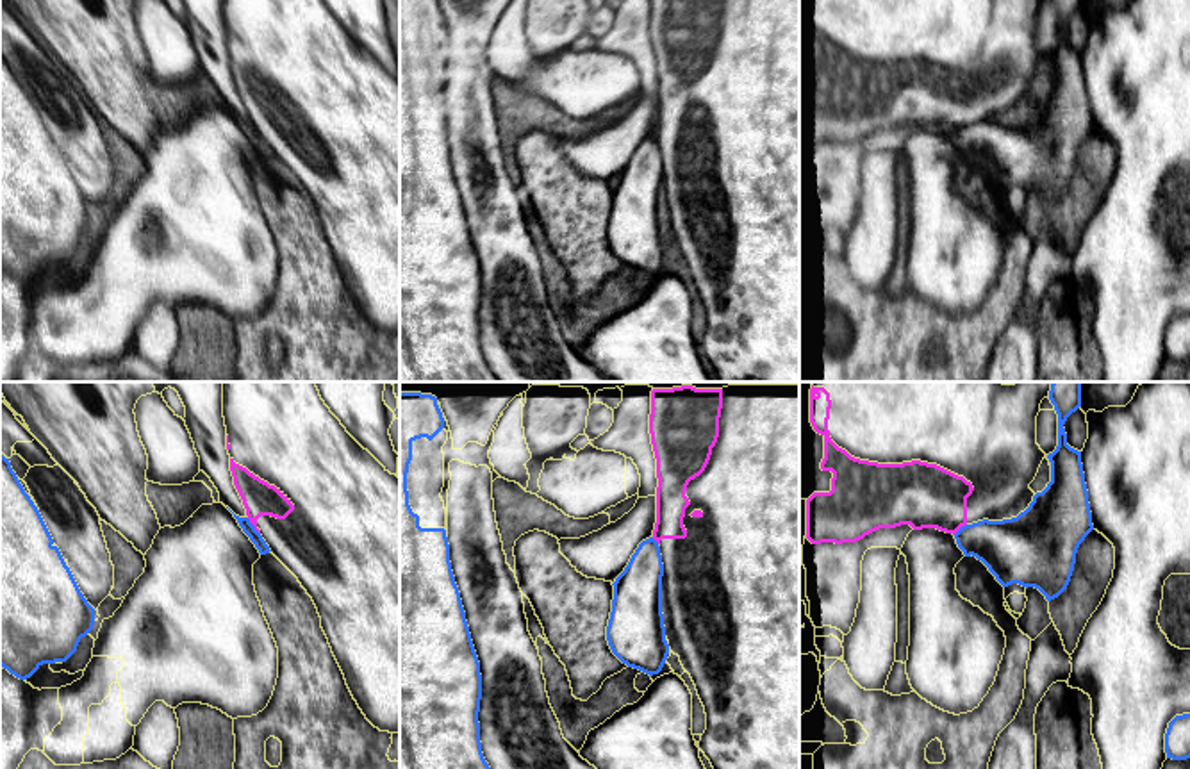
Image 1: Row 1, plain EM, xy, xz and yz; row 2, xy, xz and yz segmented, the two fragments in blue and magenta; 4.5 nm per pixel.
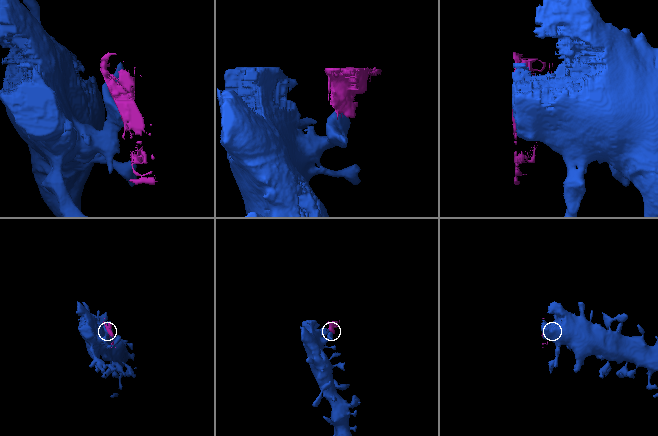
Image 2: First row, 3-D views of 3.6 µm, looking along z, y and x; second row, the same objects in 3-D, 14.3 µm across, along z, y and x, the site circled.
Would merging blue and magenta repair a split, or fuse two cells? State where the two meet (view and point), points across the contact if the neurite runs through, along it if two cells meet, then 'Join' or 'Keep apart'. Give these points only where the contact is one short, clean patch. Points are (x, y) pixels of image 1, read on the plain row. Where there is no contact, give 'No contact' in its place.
Touches blue at xy (254, 127). Boundary: xy (247, 118), (259, 134). Keep apart

